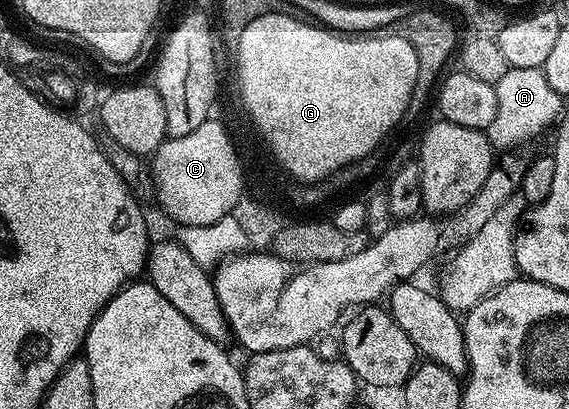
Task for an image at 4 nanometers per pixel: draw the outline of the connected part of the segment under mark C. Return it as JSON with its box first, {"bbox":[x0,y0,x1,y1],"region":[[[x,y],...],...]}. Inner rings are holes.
{"bbox":[152,117,244,225],"region":[[[211,117],[200,125],[200,129],[192,129],[187,135],[176,135],[167,138],[166,142],[152,156],[152,187],[158,191],[158,199],[162,207],[175,219],[175,224],[212,225],[212,221],[220,221],[220,217],[231,214],[236,204],[244,198],[242,191],[242,163],[238,160],[238,151],[226,132],[222,123]]]}

